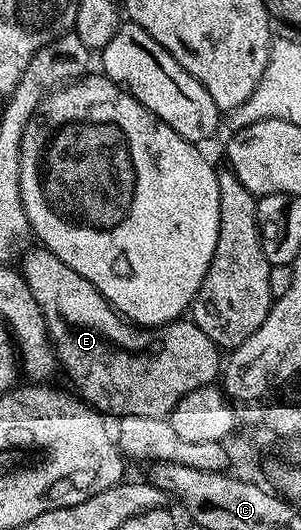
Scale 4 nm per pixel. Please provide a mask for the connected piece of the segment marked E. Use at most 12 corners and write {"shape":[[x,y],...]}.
{"shape":[[36,246],[19,271],[76,395],[168,417],[223,368],[192,319],[125,319]]}

